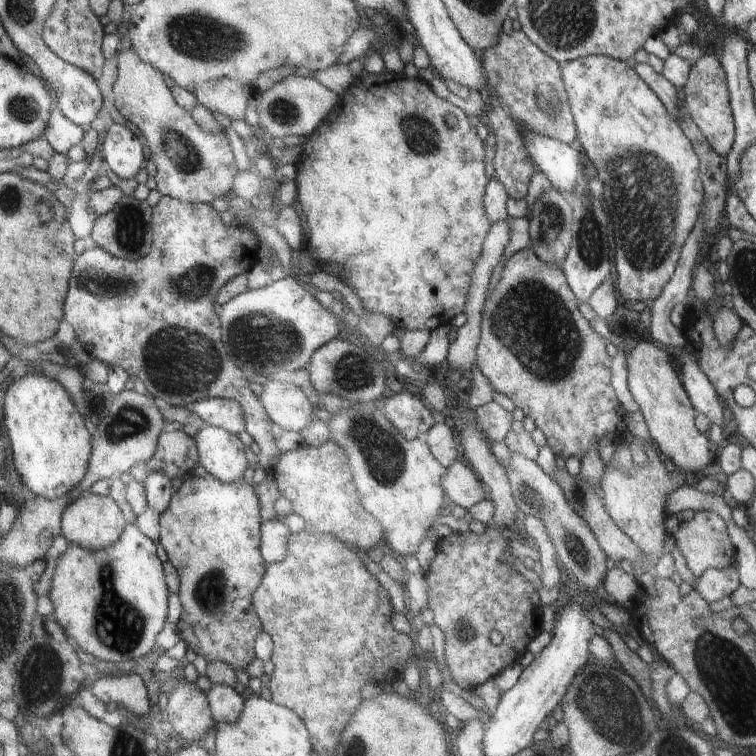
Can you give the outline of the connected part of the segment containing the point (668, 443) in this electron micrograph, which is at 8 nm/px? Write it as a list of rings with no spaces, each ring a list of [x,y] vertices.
[[[642,341],[636,344],[636,347],[627,356],[628,365],[628,382],[629,389],[632,396],[639,404],[640,412],[645,418],[651,440],[656,449],[665,458],[670,458],[674,462],[676,469],[680,469],[684,475],[692,474],[693,476],[701,478],[700,475],[694,475],[694,472],[706,468],[706,464],[710,462],[710,448],[708,448],[708,438],[700,434],[698,426],[694,426],[694,409],[692,408],[692,399],[686,390],[682,388],[680,378],[676,376],[676,372],[668,366],[668,356],[664,352],[664,348],[658,348],[650,341]]]

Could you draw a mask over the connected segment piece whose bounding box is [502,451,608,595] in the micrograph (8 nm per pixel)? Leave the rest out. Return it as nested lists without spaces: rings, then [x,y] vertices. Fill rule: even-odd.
[[[510,452],[509,460],[502,462],[502,466],[516,506],[524,514],[532,514],[542,520],[556,558],[587,589],[587,594],[596,595],[596,590],[602,587],[600,582],[604,581],[608,570],[607,556],[589,524],[583,519],[584,516],[573,511],[572,505],[565,499],[562,487],[551,476],[546,475],[536,462],[528,460],[522,453]]]

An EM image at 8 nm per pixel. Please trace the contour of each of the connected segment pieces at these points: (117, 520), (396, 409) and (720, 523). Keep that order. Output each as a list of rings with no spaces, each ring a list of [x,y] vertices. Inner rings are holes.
[[[90,494],[78,498],[68,507],[63,518],[63,534],[68,542],[83,546],[91,551],[101,551],[109,546],[116,545],[129,526],[125,511],[118,501],[111,495]]]
[[[406,390],[384,399],[383,409],[386,418],[411,441],[423,438],[436,422],[424,401]]]
[[[695,511],[690,521],[682,521],[678,530],[672,534],[675,545],[686,559],[686,564],[694,576],[699,576],[709,568],[725,569],[734,564],[735,546],[729,537],[729,526],[724,518],[714,511]]]

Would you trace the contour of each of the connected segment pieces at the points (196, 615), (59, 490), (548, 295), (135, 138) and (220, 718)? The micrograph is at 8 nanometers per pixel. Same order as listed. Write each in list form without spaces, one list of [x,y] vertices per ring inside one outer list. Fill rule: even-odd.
[[[208,473],[205,477],[196,476],[188,478],[188,482],[173,496],[171,507],[161,516],[162,533],[160,541],[166,548],[168,560],[174,563],[174,566],[178,568],[181,574],[179,593],[184,611],[178,622],[179,632],[182,638],[188,643],[191,657],[202,655],[209,664],[216,661],[225,662],[235,672],[238,670],[246,670],[248,664],[256,658],[255,642],[264,630],[262,628],[263,624],[260,624],[258,614],[254,612],[254,605],[252,604],[252,594],[258,588],[258,584],[261,584],[263,581],[262,578],[265,578],[264,570],[266,570],[264,560],[260,556],[260,522],[263,522],[263,520],[260,520],[260,505],[253,485],[246,484],[244,480],[240,480],[237,483],[225,483],[218,480],[212,473]]]
[[[29,372],[24,377],[15,376],[5,396],[5,426],[11,440],[15,463],[25,484],[38,497],[58,500],[80,486],[89,473],[93,460],[93,433],[88,430],[84,416],[72,402],[72,395],[59,380]]]
[[[526,247],[508,260],[505,274],[481,312],[476,366],[495,390],[506,394],[526,417],[534,420],[556,457],[566,460],[576,456],[582,461],[587,451],[598,450],[602,434],[610,432],[615,436],[616,428],[625,430],[628,426],[624,423],[626,412],[612,387],[613,360],[606,354],[604,340],[592,332],[588,320],[578,312],[577,295],[560,267],[542,262],[532,248]]]
[[[111,122],[110,125],[104,144],[106,158],[122,178],[136,178],[149,162],[142,135],[126,124]]]
[[[213,685],[208,696],[213,710],[214,720],[220,723],[235,723],[243,711],[245,696],[228,685]]]

